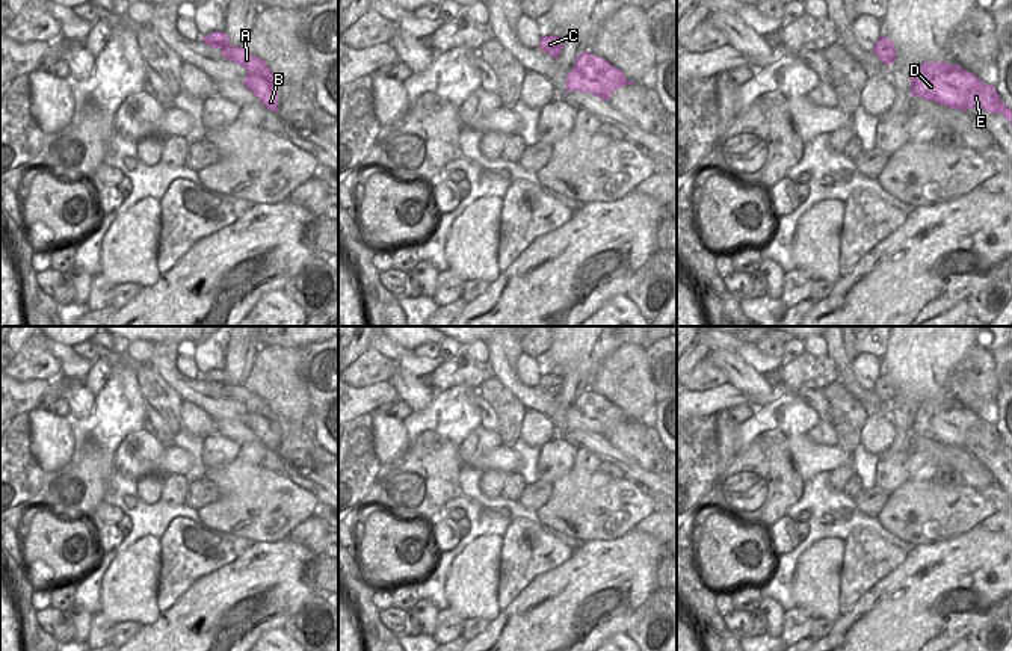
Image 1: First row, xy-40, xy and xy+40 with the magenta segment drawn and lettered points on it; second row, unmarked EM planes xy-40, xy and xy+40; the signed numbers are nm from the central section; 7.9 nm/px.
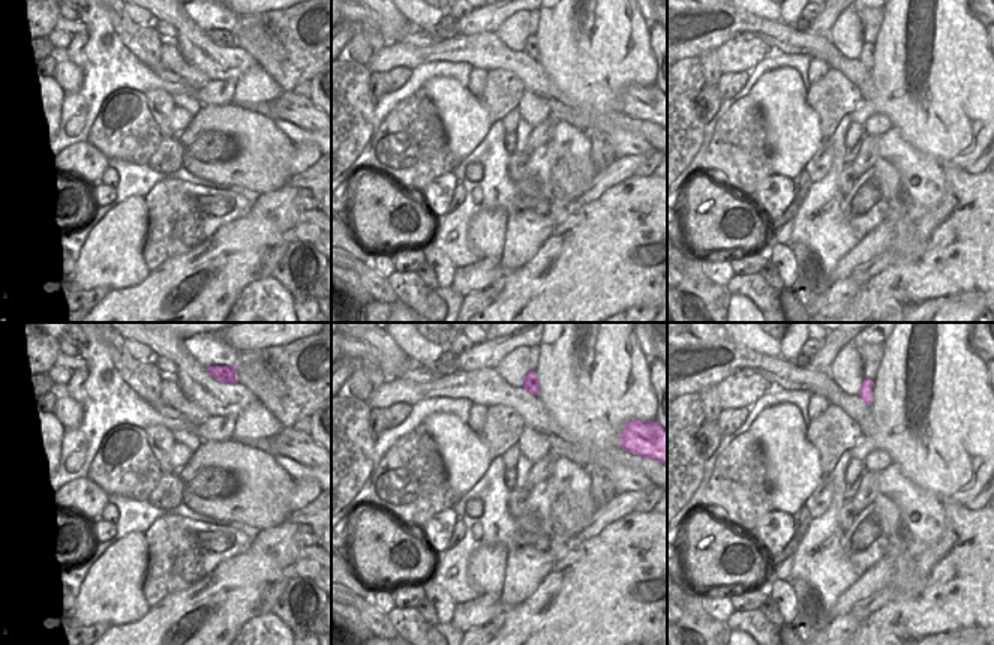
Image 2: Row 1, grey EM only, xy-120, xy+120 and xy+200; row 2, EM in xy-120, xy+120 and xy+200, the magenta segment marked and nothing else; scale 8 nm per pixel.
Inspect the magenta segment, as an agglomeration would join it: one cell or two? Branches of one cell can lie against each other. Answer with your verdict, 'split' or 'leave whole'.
split

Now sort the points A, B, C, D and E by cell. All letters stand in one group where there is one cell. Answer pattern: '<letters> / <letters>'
A C / B D E

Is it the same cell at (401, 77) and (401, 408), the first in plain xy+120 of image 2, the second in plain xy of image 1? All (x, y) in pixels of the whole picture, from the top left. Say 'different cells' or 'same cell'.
same cell

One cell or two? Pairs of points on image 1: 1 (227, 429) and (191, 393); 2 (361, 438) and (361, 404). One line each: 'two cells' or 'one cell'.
1: two cells
2: two cells

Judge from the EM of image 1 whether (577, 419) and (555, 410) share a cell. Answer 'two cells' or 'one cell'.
one cell

